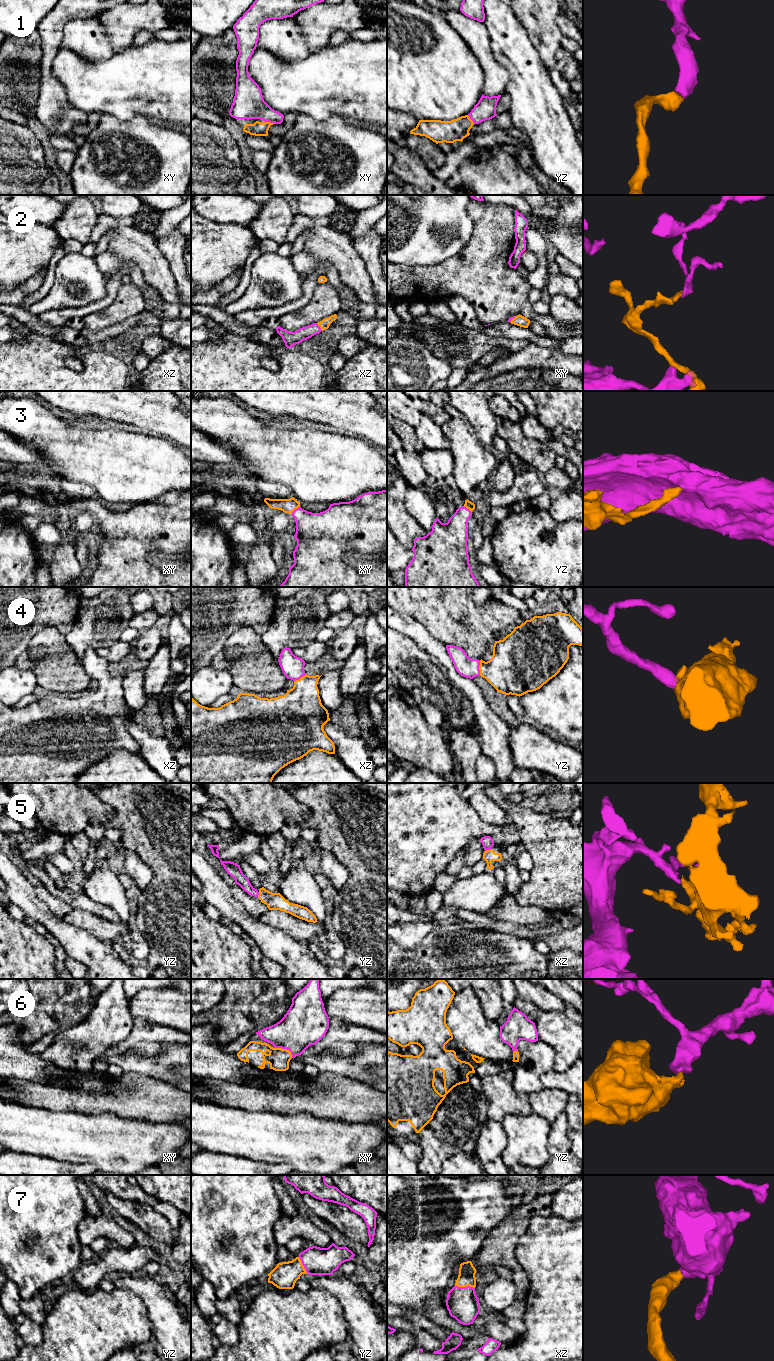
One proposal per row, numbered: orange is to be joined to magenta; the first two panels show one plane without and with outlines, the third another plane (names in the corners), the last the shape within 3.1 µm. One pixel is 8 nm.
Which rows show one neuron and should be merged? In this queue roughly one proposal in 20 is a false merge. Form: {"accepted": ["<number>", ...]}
{"accepted": ["1", "2", "3", "4", "5", "6", "7"]}

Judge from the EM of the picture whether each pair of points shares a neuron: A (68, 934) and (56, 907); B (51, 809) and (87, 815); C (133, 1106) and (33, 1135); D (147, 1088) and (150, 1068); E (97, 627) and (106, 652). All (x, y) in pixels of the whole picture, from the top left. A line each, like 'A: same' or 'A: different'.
A: different
B: same
C: different
D: different
E: different

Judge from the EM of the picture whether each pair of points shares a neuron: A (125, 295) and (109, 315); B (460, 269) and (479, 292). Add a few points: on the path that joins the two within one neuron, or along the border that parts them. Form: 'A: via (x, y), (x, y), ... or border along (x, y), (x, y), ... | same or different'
A: via (124, 300), (114, 310) | same
B: via (466, 275), (477, 286) | same

